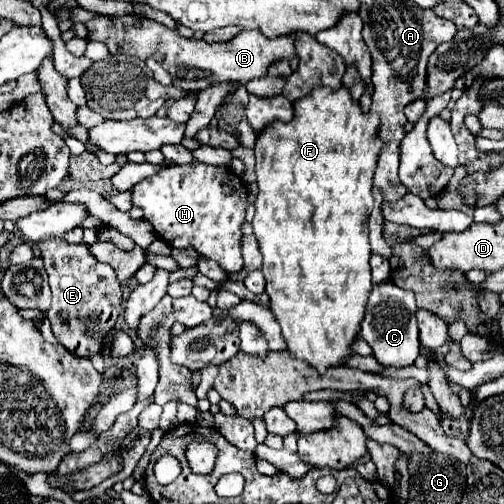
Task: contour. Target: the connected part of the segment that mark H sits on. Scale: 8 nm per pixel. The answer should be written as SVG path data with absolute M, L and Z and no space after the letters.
M204 163L172 165L132 187L132 205L144 211L144 219L160 239L170 247L194 247L200 255L214 259L228 275L242 271L240 225L244 223L246 199L244 181L232 169Z

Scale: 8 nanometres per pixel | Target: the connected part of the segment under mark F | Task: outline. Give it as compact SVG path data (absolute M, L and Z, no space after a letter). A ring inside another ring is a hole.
M316 87L308 97L302 97L294 103L294 119L290 123L276 121L270 127L266 127L254 145L256 153L256 179L260 193L256 197L256 215L252 219L254 237L258 241L260 253L264 257L262 261L262 273L266 279L266 293L270 297L270 311L276 317L278 325L282 327L282 337L288 345L288 353L294 355L294 359L302 359L316 367L318 373L326 373L330 367L342 367L346 365L346 359L352 355L352 343L360 335L360 323L364 319L366 301L372 289L371 268L368 259L372 254L368 243L368 217L372 211L372 185L374 185L374 169L376 169L376 155L380 151L380 141L376 137L378 131L378 119L370 117L368 113L362 113L360 105L352 101L346 87L332 91L328 87Z

